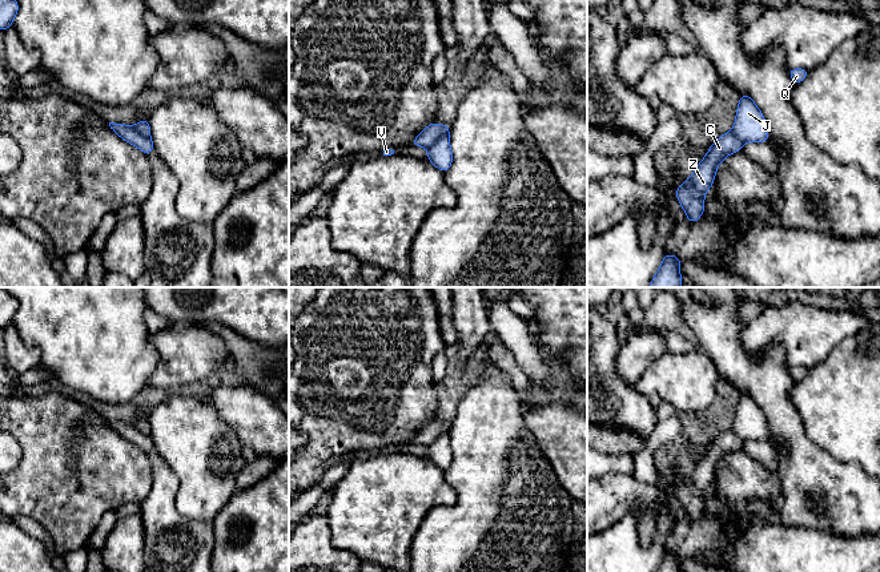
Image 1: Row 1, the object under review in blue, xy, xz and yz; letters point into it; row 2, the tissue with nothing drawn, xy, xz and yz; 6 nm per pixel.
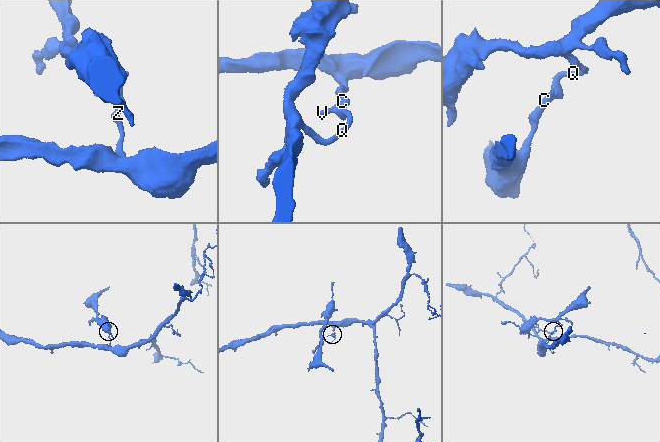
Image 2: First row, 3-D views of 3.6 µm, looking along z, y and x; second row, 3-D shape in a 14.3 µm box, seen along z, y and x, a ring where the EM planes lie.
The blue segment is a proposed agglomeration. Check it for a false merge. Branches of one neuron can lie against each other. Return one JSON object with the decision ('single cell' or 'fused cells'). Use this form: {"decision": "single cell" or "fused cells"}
{"decision": "fused cells"}

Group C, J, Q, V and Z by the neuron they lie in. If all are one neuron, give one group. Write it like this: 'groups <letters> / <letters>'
groups C V Z / J Q

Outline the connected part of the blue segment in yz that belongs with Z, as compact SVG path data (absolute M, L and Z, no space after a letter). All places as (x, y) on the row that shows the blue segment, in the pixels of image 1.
M734 132L722 134L708 149L706 157L695 168L675 194L688 217L688 222L696 222L704 213L704 196L712 186L719 164L730 154L739 152L744 142Z

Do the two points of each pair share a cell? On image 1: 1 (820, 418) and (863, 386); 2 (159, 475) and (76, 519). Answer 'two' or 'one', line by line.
1: one
2: two

